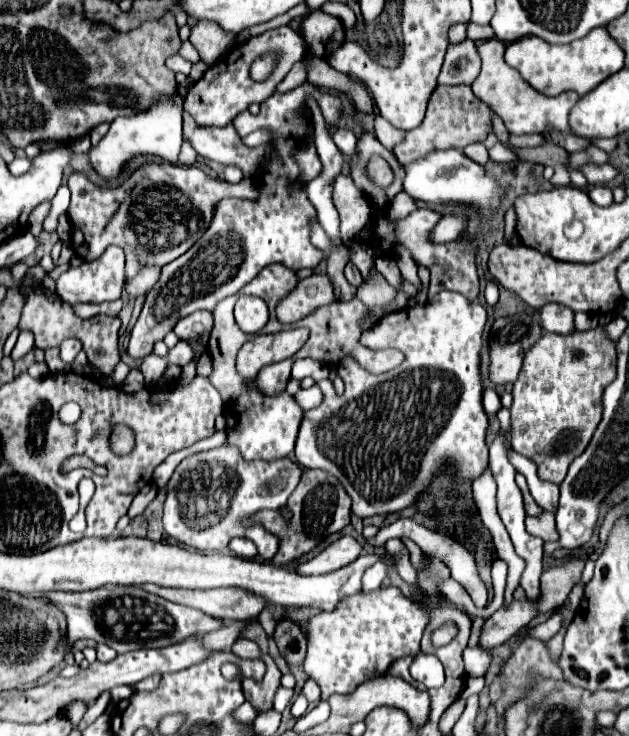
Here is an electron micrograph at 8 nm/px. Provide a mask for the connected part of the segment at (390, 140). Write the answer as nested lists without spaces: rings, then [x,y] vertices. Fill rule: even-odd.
[[[380,114],[374,118],[374,128],[376,128],[376,138],[378,138],[380,144],[386,146],[388,150],[392,150],[392,148],[404,138],[404,132],[398,130],[396,126],[388,124]]]

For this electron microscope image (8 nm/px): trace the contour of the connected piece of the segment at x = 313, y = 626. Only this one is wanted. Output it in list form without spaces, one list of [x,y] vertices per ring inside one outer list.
[[[380,588],[372,594],[356,594],[342,600],[332,612],[320,612],[308,620],[308,658],[304,670],[322,688],[322,700],[332,694],[350,694],[368,678],[388,670],[400,656],[414,655],[416,660],[410,666],[414,680],[422,682],[426,688],[438,688],[444,684],[444,668],[436,656],[420,652],[420,638],[424,626],[428,626],[428,616],[422,608],[402,596],[398,588]]]

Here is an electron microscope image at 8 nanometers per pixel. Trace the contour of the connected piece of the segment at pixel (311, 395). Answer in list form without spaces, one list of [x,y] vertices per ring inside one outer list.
[[[314,384],[314,386],[312,386],[312,388],[308,388],[308,390],[298,390],[294,398],[298,400],[298,404],[302,404],[302,406],[304,406],[304,410],[312,410],[312,408],[316,408],[316,406],[320,406],[320,404],[322,404],[324,394],[322,394],[322,392],[320,392],[320,388]]]

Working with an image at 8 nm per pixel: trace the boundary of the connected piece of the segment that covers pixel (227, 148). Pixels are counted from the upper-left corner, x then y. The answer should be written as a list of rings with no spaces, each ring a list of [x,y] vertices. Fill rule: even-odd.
[[[182,112],[182,116],[184,116],[184,138],[192,144],[198,156],[216,160],[220,164],[236,164],[244,170],[244,176],[248,178],[264,162],[268,148],[266,146],[246,148],[240,142],[240,136],[232,124],[224,128],[198,126],[192,120],[192,116],[188,116],[188,112]]]

